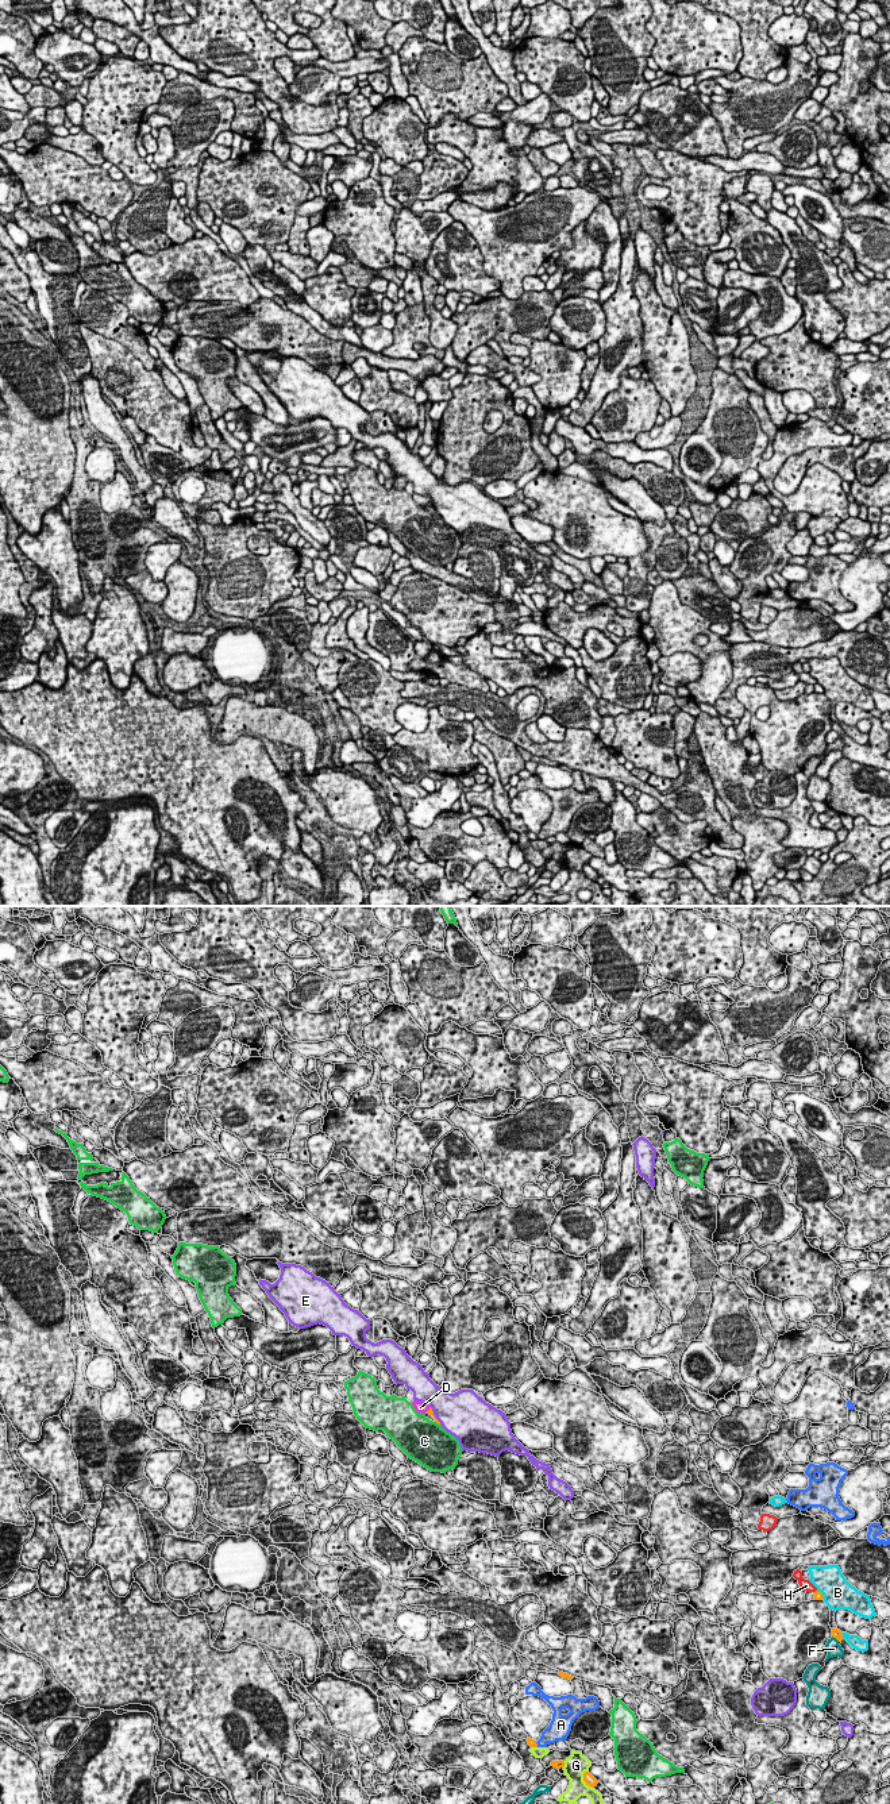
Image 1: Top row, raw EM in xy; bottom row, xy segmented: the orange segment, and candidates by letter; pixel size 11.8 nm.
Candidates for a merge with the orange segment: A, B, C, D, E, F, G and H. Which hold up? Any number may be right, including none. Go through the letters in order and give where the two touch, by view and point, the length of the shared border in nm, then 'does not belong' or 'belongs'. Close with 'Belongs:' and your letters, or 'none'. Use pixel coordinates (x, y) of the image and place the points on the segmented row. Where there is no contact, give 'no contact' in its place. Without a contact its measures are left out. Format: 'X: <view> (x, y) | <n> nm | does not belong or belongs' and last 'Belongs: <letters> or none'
A: xy (536, 1745) | 70 nm | does not belong
B: xy (821, 1595) | 150 nm | does not belong
C: xy (438, 1423) | 80 nm | does not belong
D: xy (428, 1410) | 80 nm | belongs
E: xy (434, 1415) | 260 nm | does not belong
F: xy (836, 1638) | 120 nm | does not belong
G: xy (584, 1780) | 240 nm | does not belong
H: xy (816, 1591) | 60 nm | does not belong
Belongs: D

